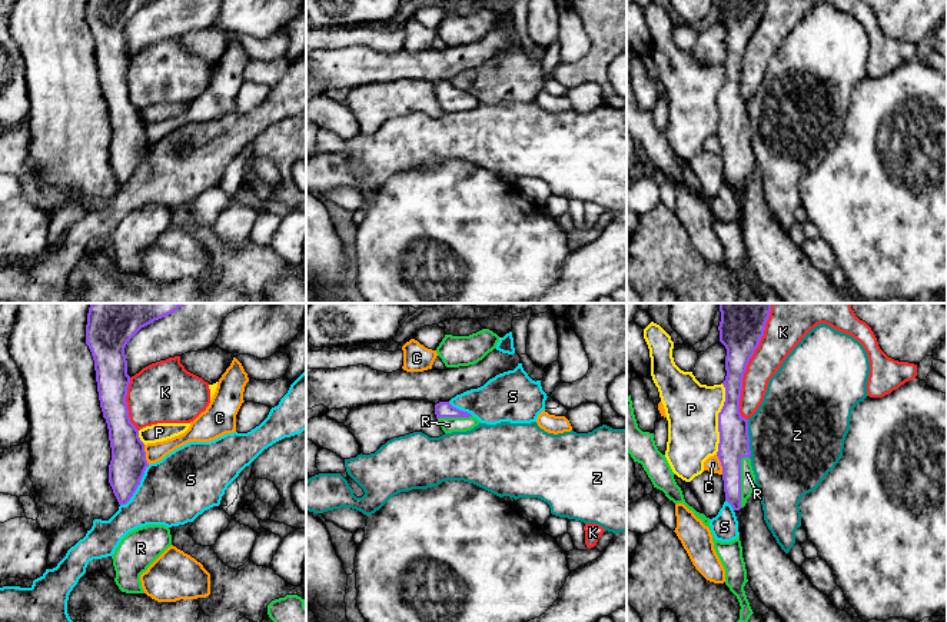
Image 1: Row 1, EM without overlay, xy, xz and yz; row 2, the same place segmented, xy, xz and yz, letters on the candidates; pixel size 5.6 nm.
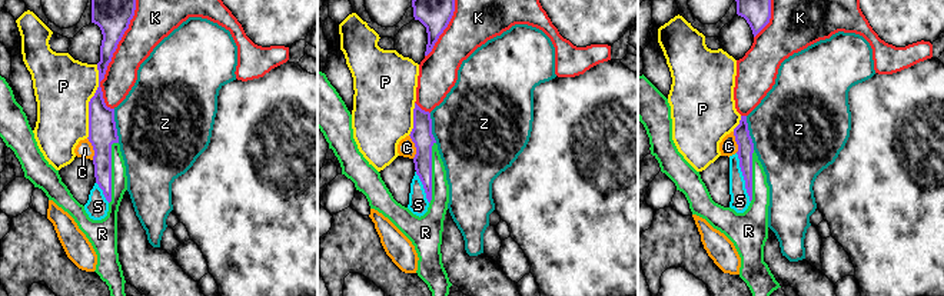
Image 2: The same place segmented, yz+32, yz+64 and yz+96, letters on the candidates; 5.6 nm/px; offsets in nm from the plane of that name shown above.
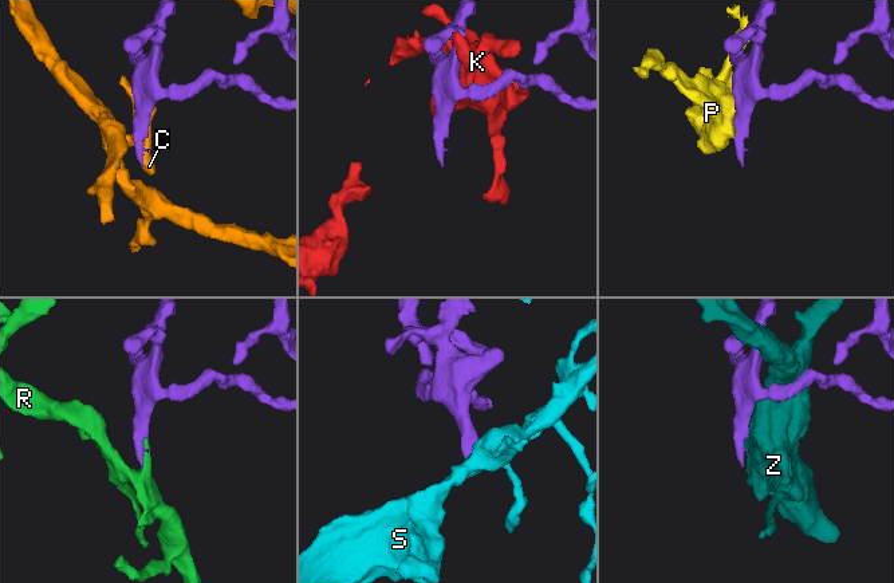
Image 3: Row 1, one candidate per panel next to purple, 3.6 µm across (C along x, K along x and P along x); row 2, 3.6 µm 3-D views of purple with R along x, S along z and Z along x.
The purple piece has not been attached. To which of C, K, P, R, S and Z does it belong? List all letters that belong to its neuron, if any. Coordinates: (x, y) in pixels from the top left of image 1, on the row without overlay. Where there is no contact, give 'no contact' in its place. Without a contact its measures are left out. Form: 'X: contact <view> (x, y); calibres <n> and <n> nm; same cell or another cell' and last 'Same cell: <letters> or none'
C: contact xy (145, 135); calibres 200 and 110 nm; another cell
K: contact yz (746, 49); calibres 200 and 190 nm; another cell
P: contact yz (718, 99); calibres 180 and 300 nm; another cell
R: contact yz (740, 159); calibres 180 and 80 nm; same cell
S: contact xy (138, 165); calibres 200 and 380 nm; another cell
Z: contact yz (748, 117); calibres 180 and 500 nm; another cell
Same cell: R

